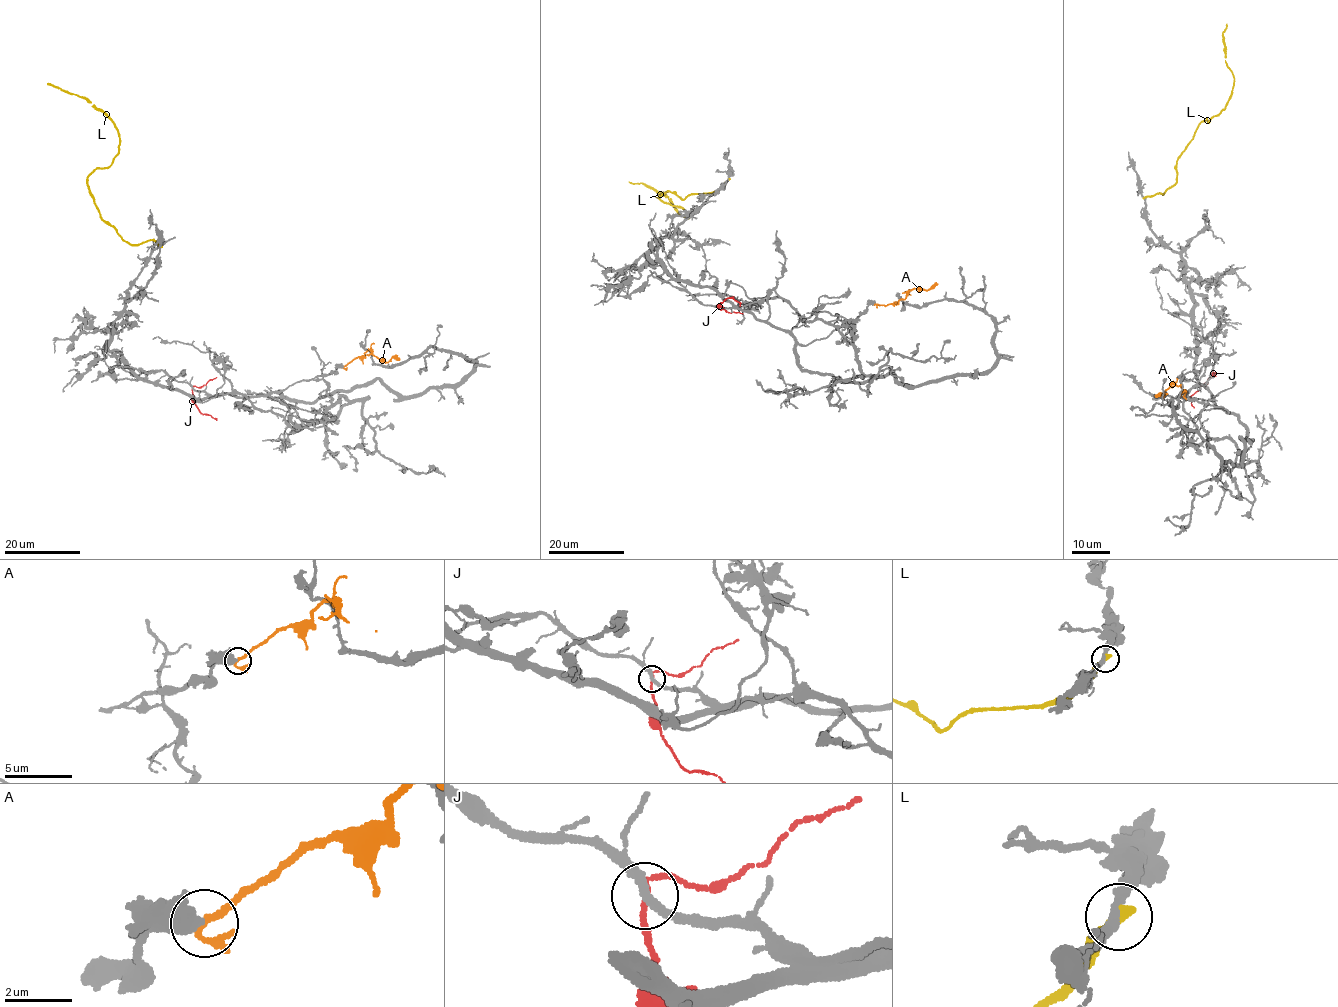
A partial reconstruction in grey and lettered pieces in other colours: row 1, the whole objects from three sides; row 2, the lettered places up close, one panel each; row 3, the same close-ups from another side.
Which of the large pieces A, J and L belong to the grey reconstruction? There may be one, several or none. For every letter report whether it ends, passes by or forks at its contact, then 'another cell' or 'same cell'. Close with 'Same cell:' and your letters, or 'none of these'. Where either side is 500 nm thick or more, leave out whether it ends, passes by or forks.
A: it forks; same cell
J: it passes by; another cell
L: it ends; another cell
Same cell: A

